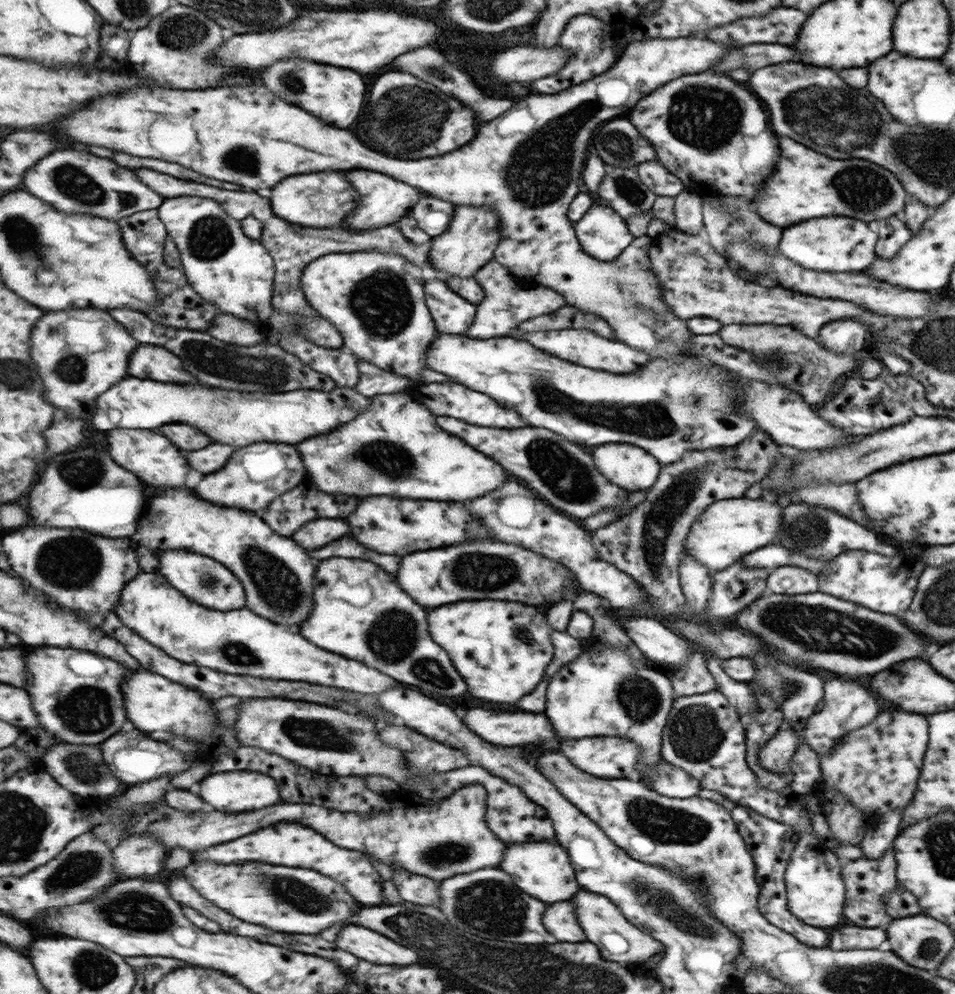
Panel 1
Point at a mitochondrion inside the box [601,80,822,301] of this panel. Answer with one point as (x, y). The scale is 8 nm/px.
(704, 117)

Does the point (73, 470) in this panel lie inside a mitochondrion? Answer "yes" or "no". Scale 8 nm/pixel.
yes

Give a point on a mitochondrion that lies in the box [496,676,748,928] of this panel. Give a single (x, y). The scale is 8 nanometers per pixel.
(664, 825)

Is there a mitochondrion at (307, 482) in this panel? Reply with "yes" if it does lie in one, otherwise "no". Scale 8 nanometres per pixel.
no

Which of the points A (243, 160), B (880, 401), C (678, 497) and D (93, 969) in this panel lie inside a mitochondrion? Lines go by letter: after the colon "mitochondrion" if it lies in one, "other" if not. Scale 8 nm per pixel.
A: mitochondrion
B: mitochondrion
C: mitochondrion
D: mitochondrion

